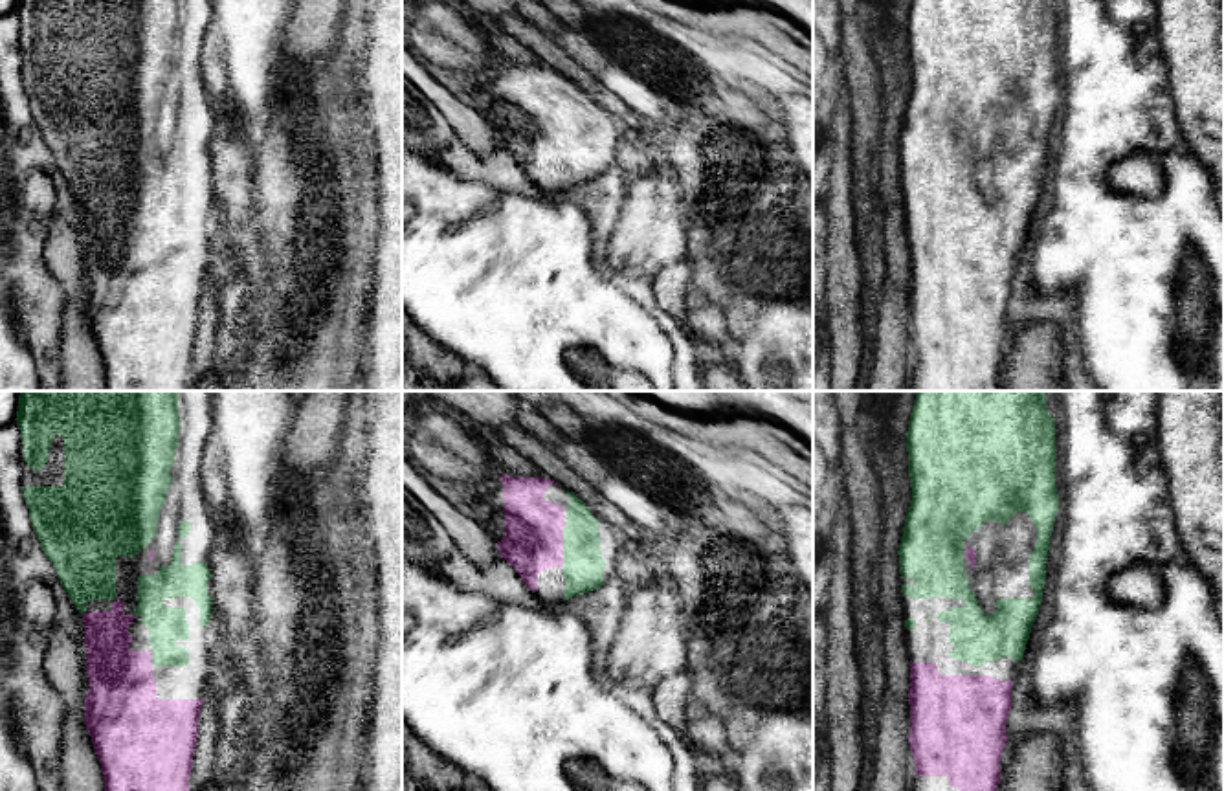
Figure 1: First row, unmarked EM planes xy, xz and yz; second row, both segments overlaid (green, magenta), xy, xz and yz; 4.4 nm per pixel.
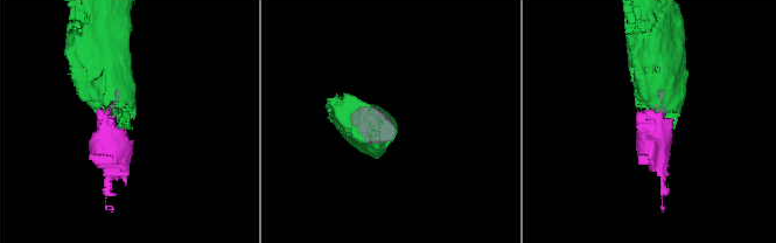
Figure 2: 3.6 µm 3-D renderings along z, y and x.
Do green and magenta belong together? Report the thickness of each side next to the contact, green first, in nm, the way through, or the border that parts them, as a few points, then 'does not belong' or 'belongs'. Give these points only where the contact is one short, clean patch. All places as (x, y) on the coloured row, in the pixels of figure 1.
180/260 nm | belongs

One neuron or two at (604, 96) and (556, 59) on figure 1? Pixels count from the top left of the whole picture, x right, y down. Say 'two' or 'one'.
one

